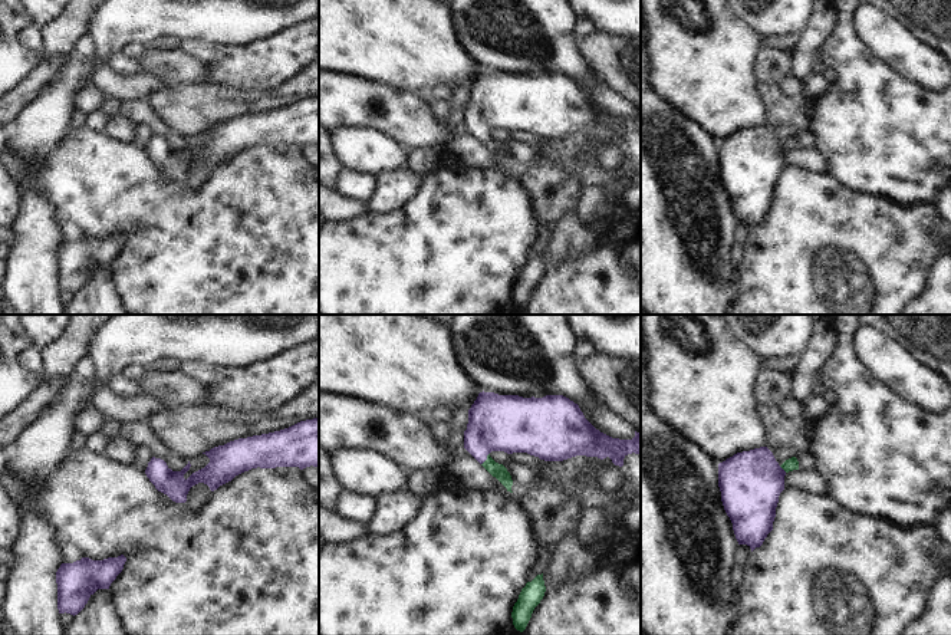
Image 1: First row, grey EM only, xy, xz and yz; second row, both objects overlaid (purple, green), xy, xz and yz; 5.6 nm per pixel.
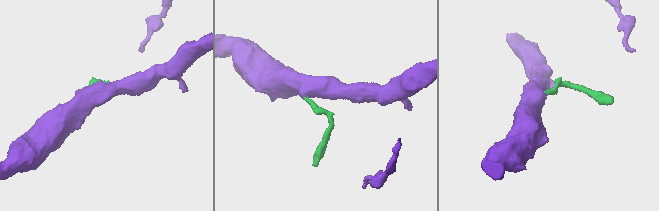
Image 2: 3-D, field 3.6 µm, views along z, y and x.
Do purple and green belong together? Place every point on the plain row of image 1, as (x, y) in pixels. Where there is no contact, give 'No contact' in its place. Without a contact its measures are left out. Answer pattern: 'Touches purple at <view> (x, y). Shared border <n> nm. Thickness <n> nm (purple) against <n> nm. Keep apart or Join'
Touches purple at xz (486, 137). Shared border 80 nm. Thickness 320 nm (purple) against 80 nm. Join.

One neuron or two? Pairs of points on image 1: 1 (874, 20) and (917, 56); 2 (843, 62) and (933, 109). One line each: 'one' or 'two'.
1: one
2: one

